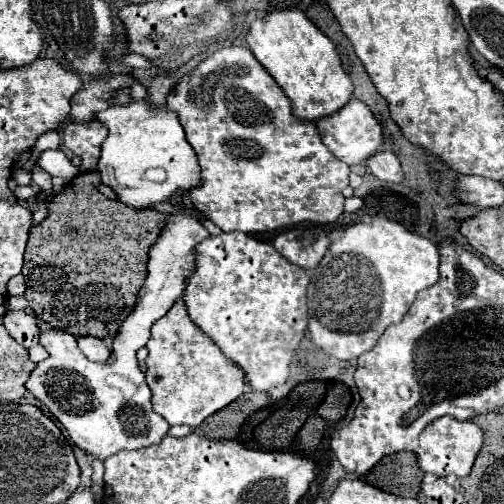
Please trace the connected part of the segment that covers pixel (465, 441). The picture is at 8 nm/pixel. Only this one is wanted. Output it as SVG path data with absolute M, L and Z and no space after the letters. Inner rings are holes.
M442 416L430 422L422 430L420 446L416 450L416 460L422 472L430 472L442 478L448 474L464 478L470 474L470 468L476 460L476 454L482 448L482 442L484 442L484 434L472 420L456 420L454 416Z

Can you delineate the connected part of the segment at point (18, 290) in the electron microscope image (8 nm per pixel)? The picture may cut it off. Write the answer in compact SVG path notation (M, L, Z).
M22 274L14 276L14 278L8 282L8 294L10 294L10 296L22 296L24 290L26 290L26 286L24 286L24 276L22 276Z

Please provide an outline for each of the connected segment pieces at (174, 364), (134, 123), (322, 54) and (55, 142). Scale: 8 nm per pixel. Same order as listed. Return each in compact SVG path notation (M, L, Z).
M178 298L178 302L160 320L152 324L152 336L146 348L150 350L146 358L146 382L152 390L152 406L154 406L154 412L158 412L172 426L184 424L184 426L196 428L210 414L222 410L224 406L228 406L230 402L234 402L238 396L244 394L244 386L246 386L242 376L244 372L222 354L222 350L212 338L208 338L202 330L198 330L194 322L190 322L190 316L182 298Z
M136 80L128 106L114 106L96 114L96 119L110 130L98 160L102 182L118 194L120 202L134 208L148 208L152 202L170 202L170 196L178 190L182 190L184 202L190 204L188 190L200 182L196 154L186 142L178 116L168 108L150 108L146 96L146 86Z
M276 10L266 14L262 20L254 20L248 28L246 42L256 60L284 90L292 104L292 114L298 120L316 122L334 114L352 98L354 86L342 70L334 44L300 10Z
M50 131L41 135L31 150L31 157L24 168L32 170L40 153L46 149L57 149L61 145L61 136L57 136L57 131Z

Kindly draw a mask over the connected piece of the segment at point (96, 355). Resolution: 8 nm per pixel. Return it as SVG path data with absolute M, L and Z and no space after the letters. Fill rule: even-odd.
M78 338L78 348L94 362L104 362L110 358L110 348L104 344L104 340L98 338Z

